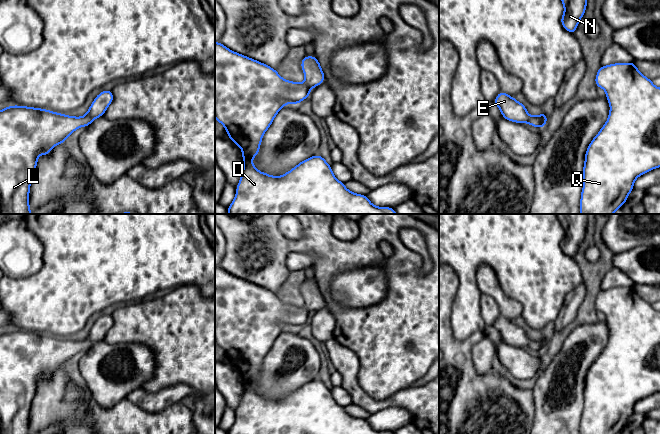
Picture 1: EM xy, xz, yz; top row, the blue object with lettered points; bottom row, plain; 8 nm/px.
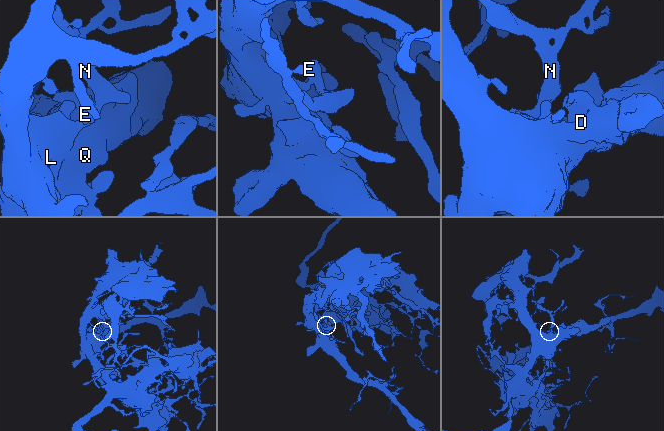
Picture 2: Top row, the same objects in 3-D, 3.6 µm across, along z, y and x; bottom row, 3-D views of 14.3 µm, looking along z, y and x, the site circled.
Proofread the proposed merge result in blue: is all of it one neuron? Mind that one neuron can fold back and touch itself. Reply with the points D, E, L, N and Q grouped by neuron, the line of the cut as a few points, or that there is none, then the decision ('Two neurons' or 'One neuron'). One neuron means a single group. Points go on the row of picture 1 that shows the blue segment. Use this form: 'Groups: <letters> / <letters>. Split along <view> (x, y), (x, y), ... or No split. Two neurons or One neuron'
Groups: D E L N Q. No split. One neuron

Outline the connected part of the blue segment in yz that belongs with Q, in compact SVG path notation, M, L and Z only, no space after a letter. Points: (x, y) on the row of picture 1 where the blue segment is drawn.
M635 62L600 66L595 84L605 90L610 112L607 122L592 139L585 153L579 214L613 214L625 204L634 189L635 180L660 167L660 88L639 72Z

